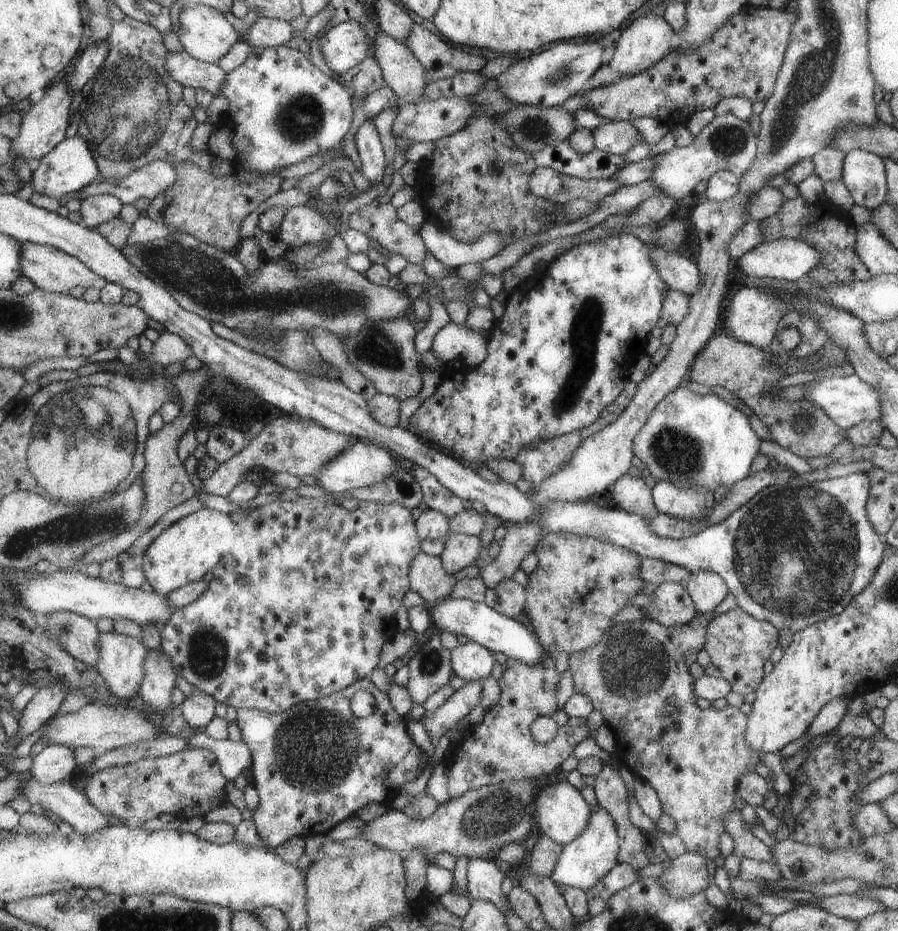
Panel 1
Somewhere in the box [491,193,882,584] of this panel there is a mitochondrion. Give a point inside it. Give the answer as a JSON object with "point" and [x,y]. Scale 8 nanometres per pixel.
{"point":[586,324]}

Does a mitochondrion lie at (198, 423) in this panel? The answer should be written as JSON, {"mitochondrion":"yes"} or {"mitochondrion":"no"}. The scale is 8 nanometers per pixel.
{"mitochondrion":"no"}

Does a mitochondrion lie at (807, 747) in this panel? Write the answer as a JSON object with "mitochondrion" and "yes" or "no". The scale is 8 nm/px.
{"mitochondrion":"no"}

